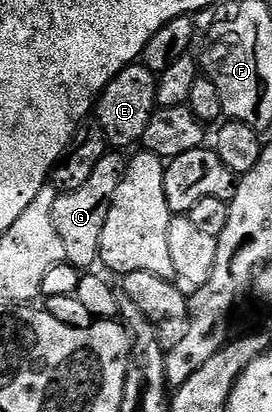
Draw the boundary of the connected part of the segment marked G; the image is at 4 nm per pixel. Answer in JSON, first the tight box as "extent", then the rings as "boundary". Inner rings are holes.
{"extent":[53,151,129,271],"boundary":[[[108,151],[97,162],[93,175],[82,187],[68,193],[60,192],[53,203],[53,227],[57,227],[57,235],[61,235],[61,244],[65,246],[65,262],[78,271],[87,271],[91,264],[99,261],[101,247],[101,231],[105,231],[105,219],[109,219],[109,207],[113,203],[113,195],[117,195],[117,187],[127,170],[129,157],[123,151]]]}

